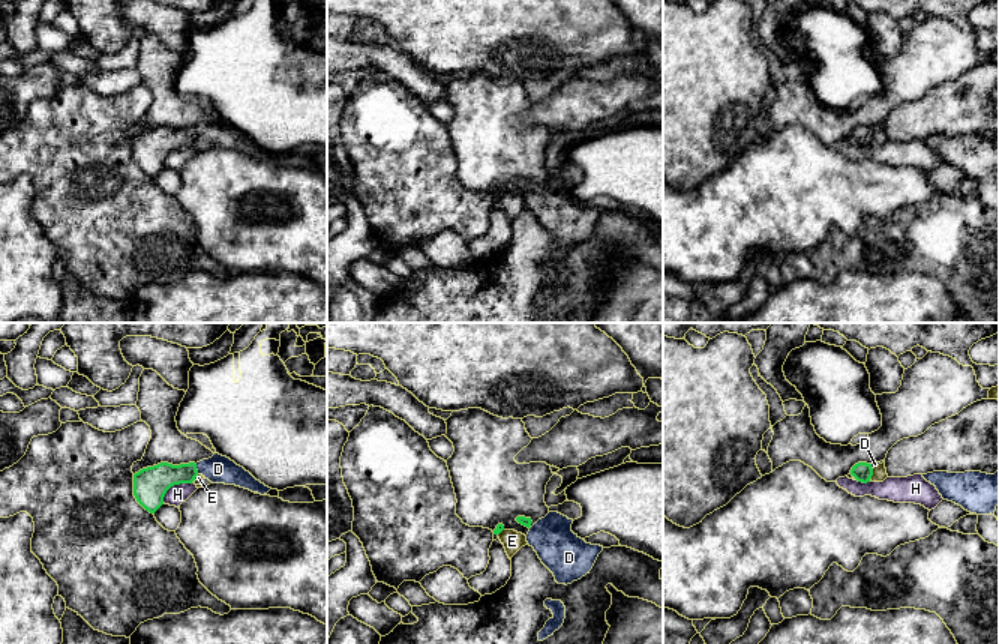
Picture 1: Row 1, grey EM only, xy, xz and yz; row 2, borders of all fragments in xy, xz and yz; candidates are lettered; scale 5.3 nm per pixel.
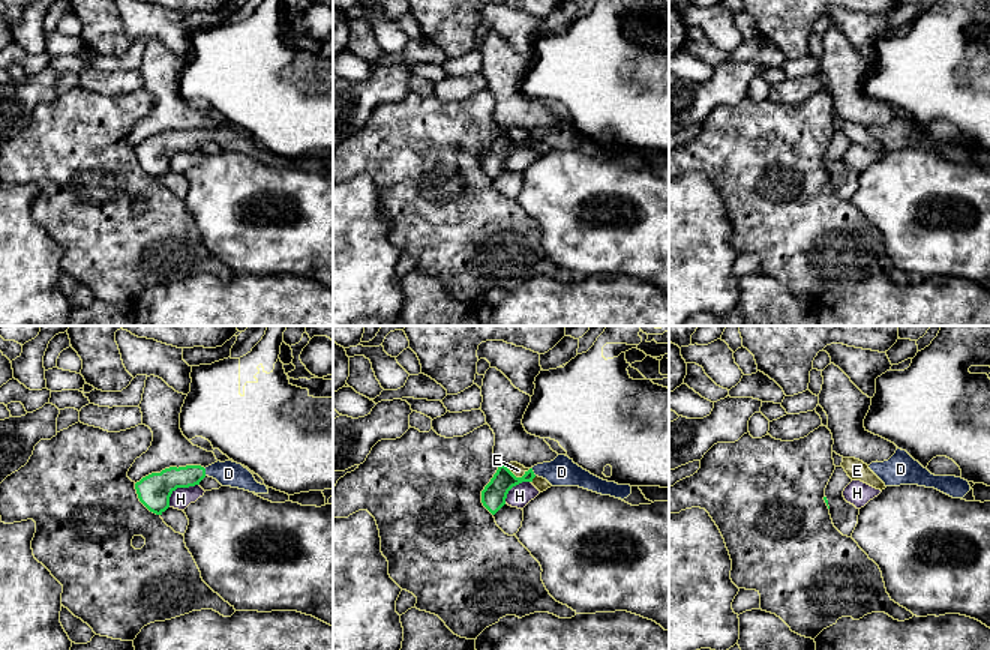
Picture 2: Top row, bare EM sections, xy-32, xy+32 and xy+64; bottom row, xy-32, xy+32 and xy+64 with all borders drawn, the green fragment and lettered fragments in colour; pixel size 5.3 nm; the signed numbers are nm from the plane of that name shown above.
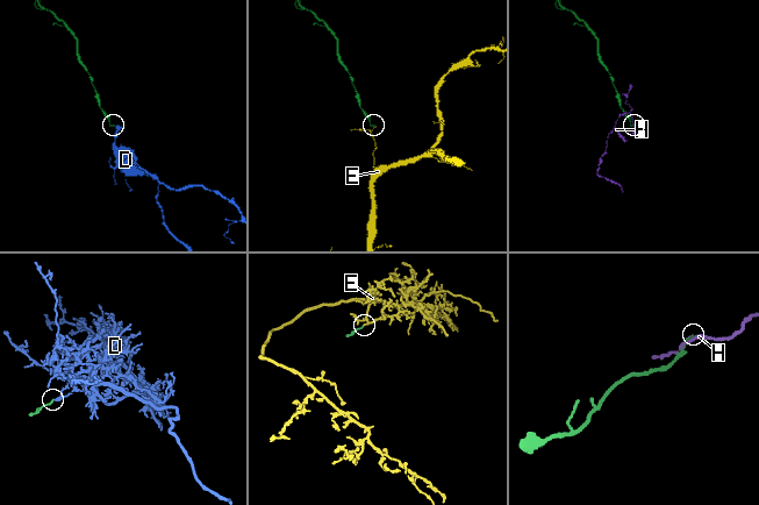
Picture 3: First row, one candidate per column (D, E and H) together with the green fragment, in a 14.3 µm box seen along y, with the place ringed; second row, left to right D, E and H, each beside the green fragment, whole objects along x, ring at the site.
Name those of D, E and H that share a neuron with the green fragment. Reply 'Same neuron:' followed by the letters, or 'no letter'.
Same neuron: D

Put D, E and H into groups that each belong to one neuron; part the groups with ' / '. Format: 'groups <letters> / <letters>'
groups D / E / H

